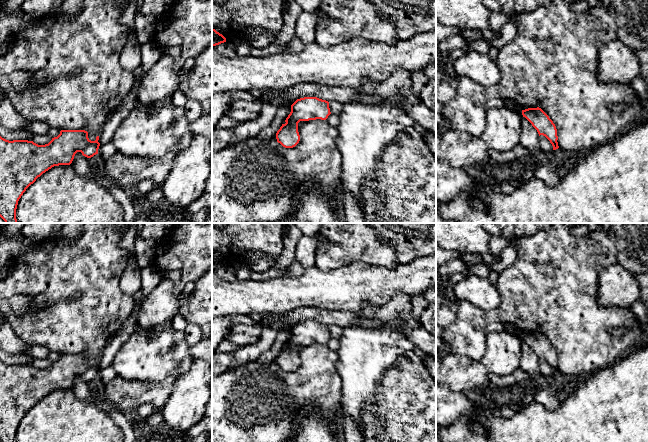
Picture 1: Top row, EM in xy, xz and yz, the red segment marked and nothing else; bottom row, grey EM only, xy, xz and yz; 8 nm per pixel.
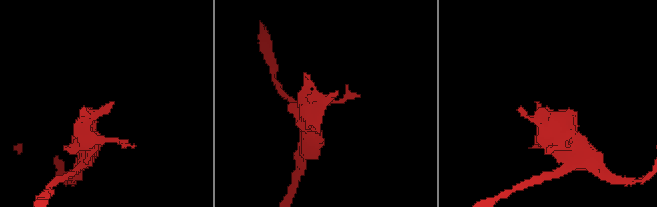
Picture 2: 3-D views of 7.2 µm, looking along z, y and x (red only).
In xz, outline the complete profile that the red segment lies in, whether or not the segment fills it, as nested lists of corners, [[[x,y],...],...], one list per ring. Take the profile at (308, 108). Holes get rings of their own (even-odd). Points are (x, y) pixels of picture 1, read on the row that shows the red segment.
[[[317,97],[297,99],[291,105],[291,112],[276,133],[277,142],[285,148],[293,148],[300,141],[298,123],[309,120],[326,120],[331,114],[329,102]]]

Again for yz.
[[[537,107],[522,110],[522,115],[537,130],[539,136],[543,135],[550,141],[553,150],[559,148],[556,126],[541,108]]]

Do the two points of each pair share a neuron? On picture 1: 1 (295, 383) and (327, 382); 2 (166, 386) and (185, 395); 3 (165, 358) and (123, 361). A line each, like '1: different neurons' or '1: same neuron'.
1: same neuron
2: different neurons
3: same neuron

